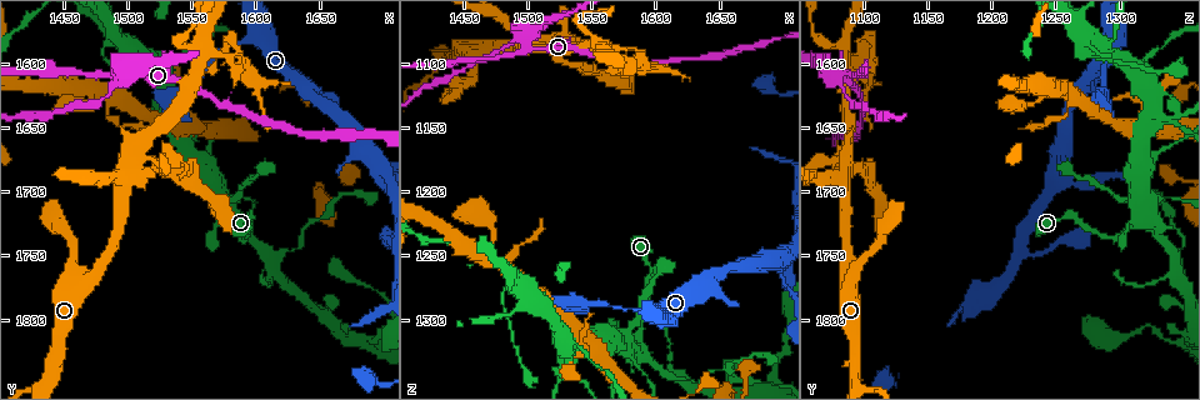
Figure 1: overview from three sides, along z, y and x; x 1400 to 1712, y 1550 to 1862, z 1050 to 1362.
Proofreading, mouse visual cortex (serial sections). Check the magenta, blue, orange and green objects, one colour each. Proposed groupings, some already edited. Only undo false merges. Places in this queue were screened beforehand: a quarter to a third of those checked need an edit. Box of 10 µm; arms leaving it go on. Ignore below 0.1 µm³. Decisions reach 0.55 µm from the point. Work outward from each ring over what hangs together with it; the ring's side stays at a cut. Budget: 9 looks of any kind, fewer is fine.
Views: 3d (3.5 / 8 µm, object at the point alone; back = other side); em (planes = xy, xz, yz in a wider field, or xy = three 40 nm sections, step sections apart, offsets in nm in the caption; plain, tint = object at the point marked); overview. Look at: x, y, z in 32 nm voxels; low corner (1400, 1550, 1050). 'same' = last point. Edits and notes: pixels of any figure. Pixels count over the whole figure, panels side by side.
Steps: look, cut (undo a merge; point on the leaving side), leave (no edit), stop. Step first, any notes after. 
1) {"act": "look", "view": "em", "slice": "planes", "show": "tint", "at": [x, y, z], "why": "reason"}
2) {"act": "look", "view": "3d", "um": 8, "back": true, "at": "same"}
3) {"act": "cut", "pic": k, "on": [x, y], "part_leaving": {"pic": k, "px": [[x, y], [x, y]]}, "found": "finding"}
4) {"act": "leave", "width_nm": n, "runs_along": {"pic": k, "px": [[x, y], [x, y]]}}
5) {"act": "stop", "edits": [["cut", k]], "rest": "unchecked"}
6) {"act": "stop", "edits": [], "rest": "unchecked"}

{"act": "look", "view": "3d", "um": 8, "at": [1486, 1622, 1084], "why": "abrupt turn"}

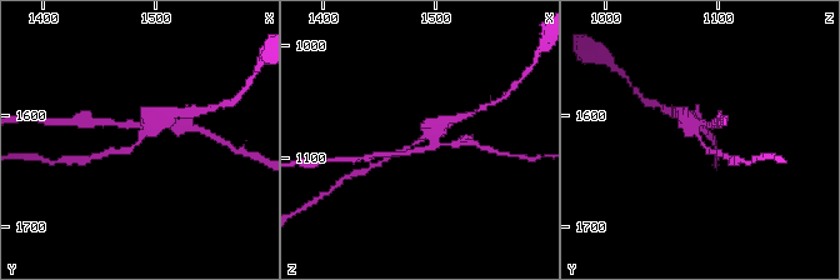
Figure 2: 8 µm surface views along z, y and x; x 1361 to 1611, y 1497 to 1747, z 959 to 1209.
{"act": "look", "view": "3d", "um": 3.5, "at": "same", "why": "zoom in"}

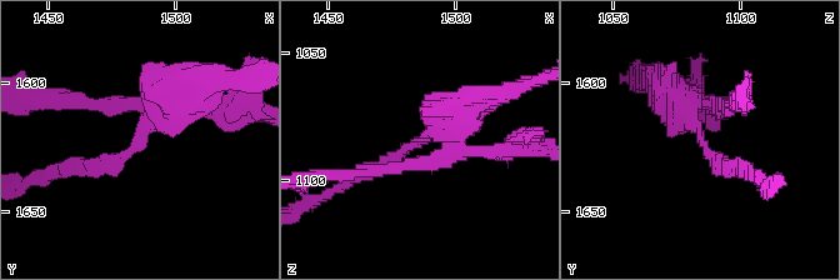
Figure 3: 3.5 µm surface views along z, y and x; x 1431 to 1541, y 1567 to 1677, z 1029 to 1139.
{"act": "cut", "pic": 3, "on": [166, 119], "found": "two cells meet here"}

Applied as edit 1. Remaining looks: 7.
{"act": "look", "view": "overview"}

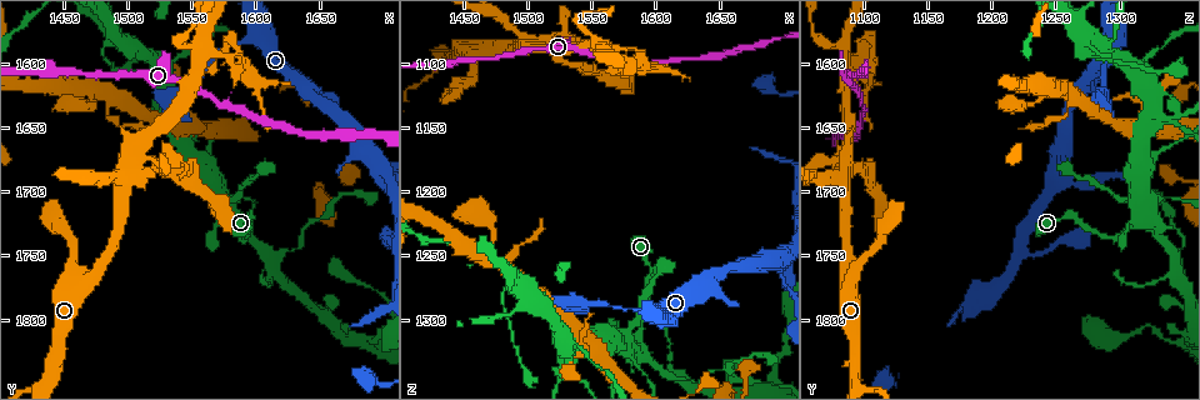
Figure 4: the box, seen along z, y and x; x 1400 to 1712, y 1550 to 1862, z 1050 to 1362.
{"act": "look", "view": "3d", "um": 3.5, "at": [1500, 1684, 1084], "why": "abrupt turn"}

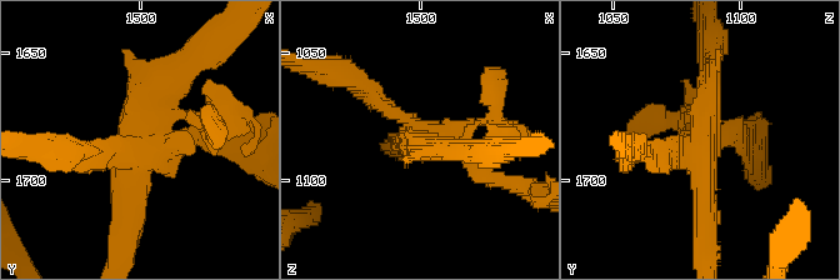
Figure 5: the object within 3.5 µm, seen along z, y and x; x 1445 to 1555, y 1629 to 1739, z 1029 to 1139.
{"act": "look", "view": "em", "slice": "xy", "step": 1, "show": "tint", "at": [1501, 1686, 1085], "why": "now the EM"}

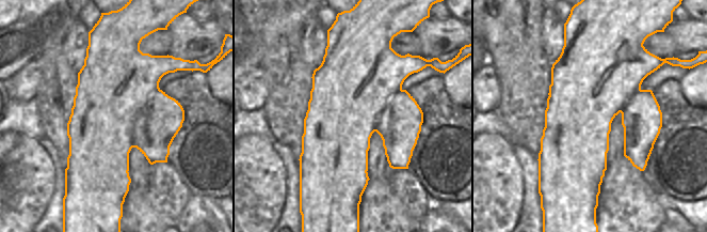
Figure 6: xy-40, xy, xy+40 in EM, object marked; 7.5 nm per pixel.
{"act": "cut", "pic": 5, "on": [373, 93], "width_nm": 700, "found": "a second cell is stuck on"}

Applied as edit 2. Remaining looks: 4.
{"act": "look", "view": "3d", "um": 3.5, "at": [1554, 1598, 1086], "why": "sharp bend"}

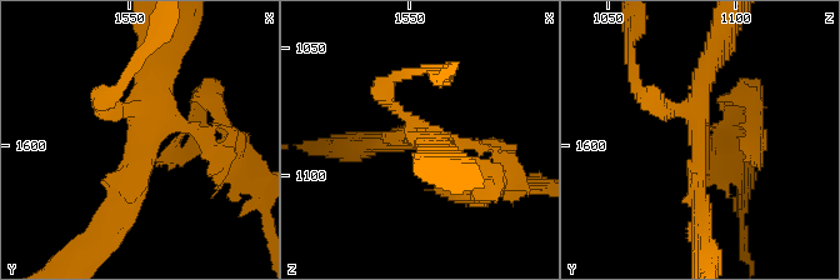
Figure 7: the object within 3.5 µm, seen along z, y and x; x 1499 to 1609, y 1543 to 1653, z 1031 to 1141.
{"act": "look", "view": "em", "slice": "planes", "show": "tint", "at": [1555, 1598, 1085], "arms": 4, "arm_widths_nm": [150, 200, 250, 300], "why": "now the EM"}

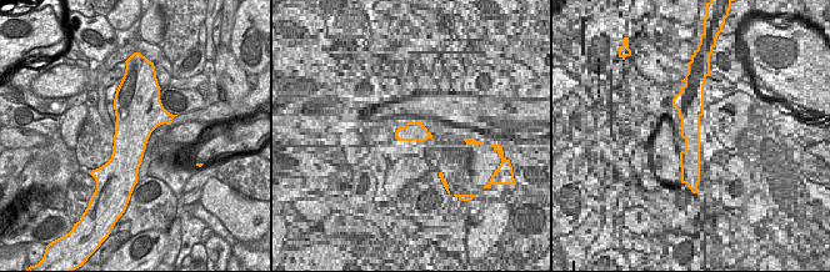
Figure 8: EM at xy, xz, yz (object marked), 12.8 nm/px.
{"act": "leave", "runs_along": {"pic": 7, "px": [[116, 214], [158, 61]]}, "found": "all the same cell"}

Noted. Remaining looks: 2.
{"act": "look", "view": "3d", "um": 3.5, "at": [1586, 1584, 1292], "why": "abrupt turn"}

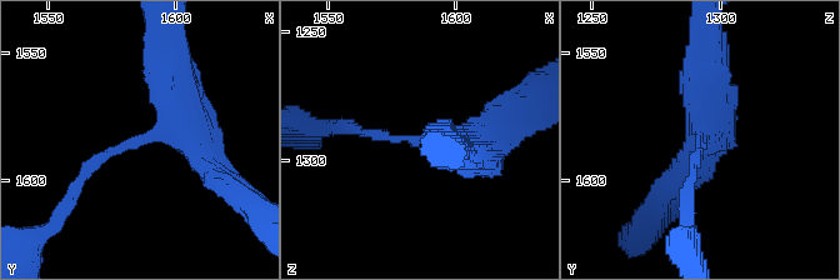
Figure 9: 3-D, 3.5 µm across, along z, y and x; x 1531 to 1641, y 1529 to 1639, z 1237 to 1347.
{"act": "look", "view": "em", "slice": "xy", "step": 3, "show": "tint", "at": [1583, 1585, 1291], "arm_widths_nm": [150, 350]}

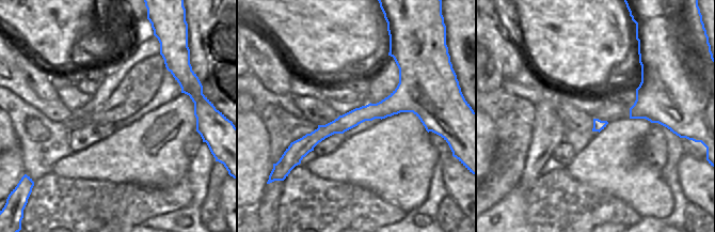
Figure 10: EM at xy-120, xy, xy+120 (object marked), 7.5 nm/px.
{"act": "leave", "runs_along": {"pic": 10, "px": [[427, 110], [391, 105], [292, 148]]}, "found": "one cell here"}

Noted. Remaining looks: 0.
{"act": "stop", "edits": [["cut", 3], ["cut", 5]], "rest": "unchecked"}

